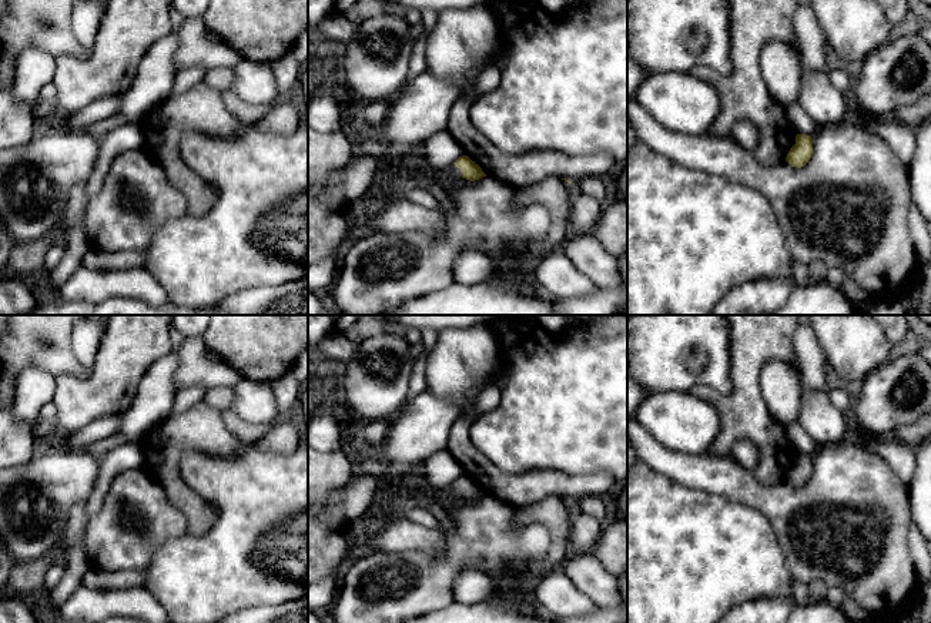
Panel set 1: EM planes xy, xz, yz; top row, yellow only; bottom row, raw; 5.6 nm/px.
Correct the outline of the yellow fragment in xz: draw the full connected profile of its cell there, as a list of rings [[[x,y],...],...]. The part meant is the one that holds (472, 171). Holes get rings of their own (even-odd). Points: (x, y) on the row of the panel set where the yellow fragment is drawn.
[[[462,155],[452,165],[445,168],[423,167],[413,171],[401,170],[381,180],[365,197],[379,207],[388,201],[406,198],[406,194],[412,190],[425,190],[428,182],[435,182],[446,188],[458,178],[475,181],[482,177],[486,177],[482,168],[468,155]]]

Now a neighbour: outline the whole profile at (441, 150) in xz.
[[[448,131],[433,134],[421,148],[428,168],[445,168],[465,155],[463,148]]]

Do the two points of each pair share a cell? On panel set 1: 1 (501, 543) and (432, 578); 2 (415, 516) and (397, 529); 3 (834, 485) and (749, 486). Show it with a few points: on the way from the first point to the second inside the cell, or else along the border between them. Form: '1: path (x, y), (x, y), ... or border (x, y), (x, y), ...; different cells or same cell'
1: path (484, 543), (471, 543), (449, 563); same cell
2: border (405, 518), (438, 529); different cells
3: path (813, 498), (770, 498); same cell

